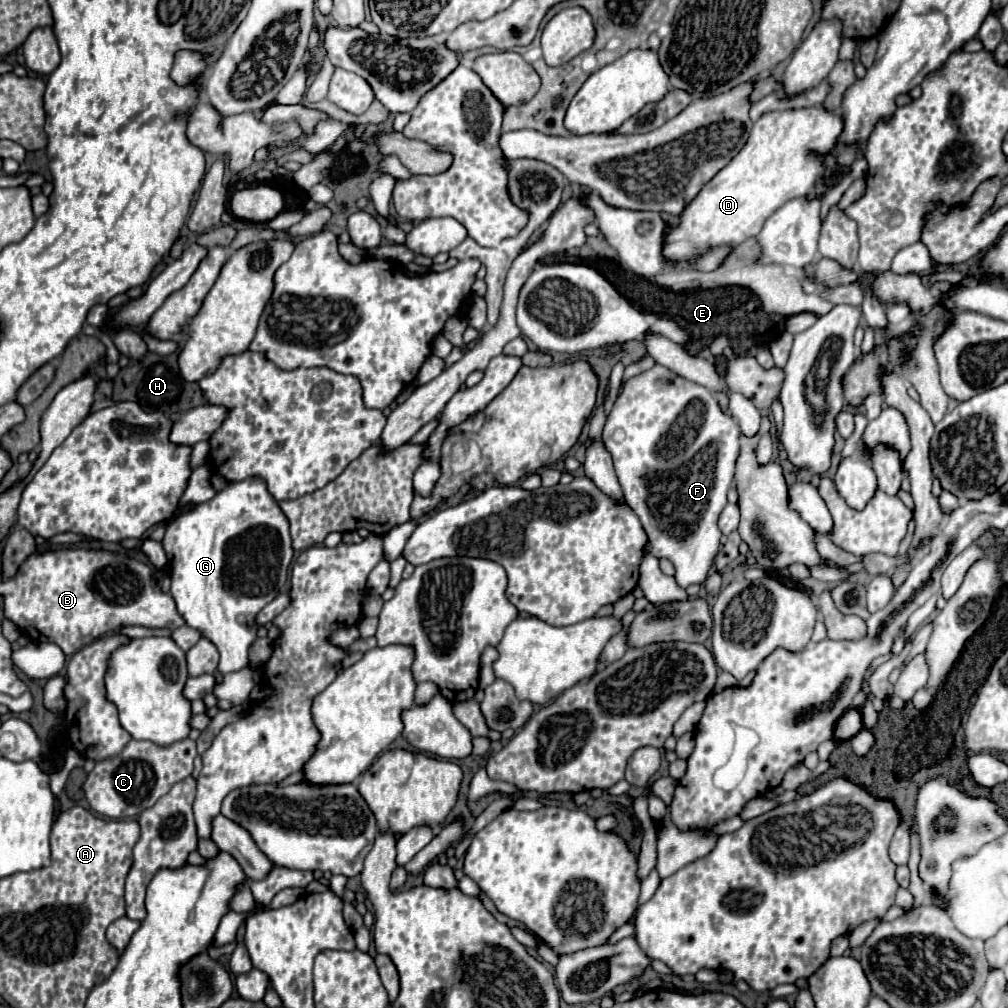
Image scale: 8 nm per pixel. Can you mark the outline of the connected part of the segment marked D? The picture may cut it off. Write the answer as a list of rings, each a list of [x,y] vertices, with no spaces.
[[[819,105],[765,113],[755,121],[743,149],[683,207],[679,223],[665,225],[661,247],[665,263],[673,267],[693,265],[715,247],[739,245],[755,237],[761,231],[761,223],[777,207],[807,195],[819,175],[823,175],[817,155],[825,155],[837,145],[841,127],[843,119]]]

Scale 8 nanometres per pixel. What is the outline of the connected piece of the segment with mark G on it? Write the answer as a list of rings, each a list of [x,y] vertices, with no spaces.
[[[261,477],[229,481],[213,499],[179,513],[167,523],[163,549],[169,559],[171,597],[177,603],[177,611],[185,617],[189,627],[197,629],[219,649],[217,671],[227,675],[249,667],[249,649],[255,643],[259,629],[255,617],[287,587],[287,573],[295,555],[291,547],[289,521],[277,499],[267,491],[265,481]]]

